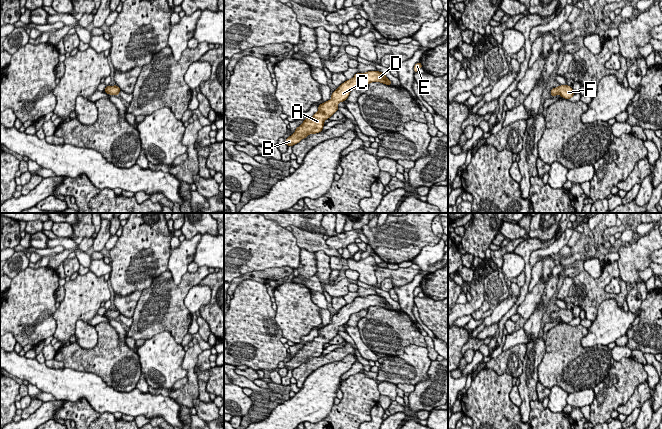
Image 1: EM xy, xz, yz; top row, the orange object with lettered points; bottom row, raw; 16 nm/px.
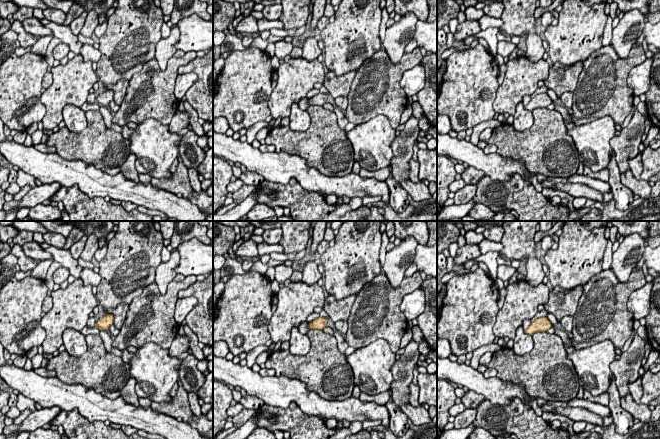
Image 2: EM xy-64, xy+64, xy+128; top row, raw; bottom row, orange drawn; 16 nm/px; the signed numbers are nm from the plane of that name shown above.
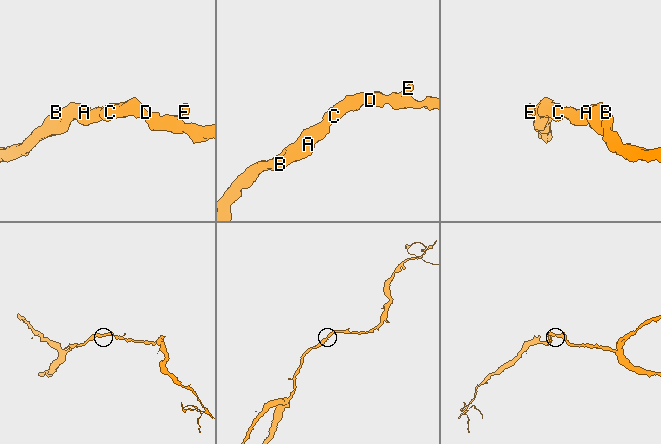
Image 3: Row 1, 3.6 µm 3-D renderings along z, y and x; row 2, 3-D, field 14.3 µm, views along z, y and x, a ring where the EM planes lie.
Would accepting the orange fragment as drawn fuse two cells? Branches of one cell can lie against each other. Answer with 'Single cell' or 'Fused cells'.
Single cell

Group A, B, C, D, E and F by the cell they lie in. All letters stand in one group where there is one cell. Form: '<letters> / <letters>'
A B C D E F

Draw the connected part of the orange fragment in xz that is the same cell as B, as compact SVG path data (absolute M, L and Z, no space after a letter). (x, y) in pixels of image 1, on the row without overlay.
M377 294L355 298L352 303L348 303L337 311L331 318L332 322L330 324L319 329L317 337L311 342L304 343L302 349L297 351L295 356L285 364L285 368L287 370L293 370L309 358L320 357L323 353L324 345L338 335L338 327L344 326L352 314L362 310L368 310L371 306L381 306L386 309L392 309L392 306L386 299Z

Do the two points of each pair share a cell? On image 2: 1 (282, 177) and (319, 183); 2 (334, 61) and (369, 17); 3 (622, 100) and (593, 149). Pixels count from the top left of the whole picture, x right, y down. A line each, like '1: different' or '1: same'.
1: same
2: same
3: different

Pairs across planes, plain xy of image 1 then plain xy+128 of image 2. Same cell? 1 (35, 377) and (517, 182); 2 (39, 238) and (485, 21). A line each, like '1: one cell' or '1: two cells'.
1: two cells
2: two cells

